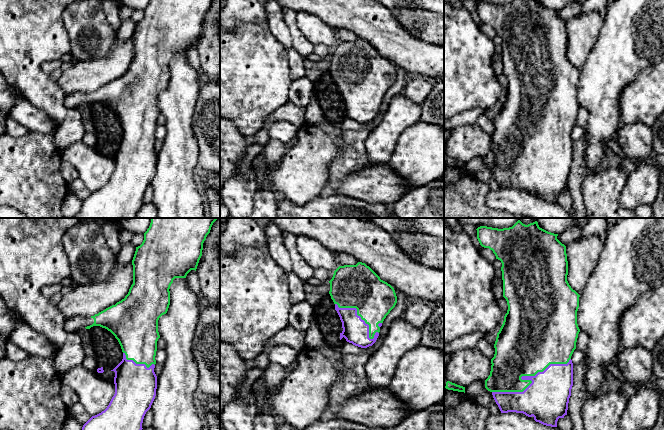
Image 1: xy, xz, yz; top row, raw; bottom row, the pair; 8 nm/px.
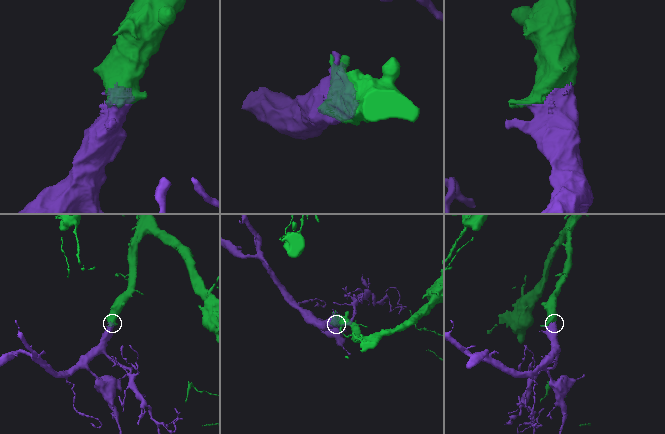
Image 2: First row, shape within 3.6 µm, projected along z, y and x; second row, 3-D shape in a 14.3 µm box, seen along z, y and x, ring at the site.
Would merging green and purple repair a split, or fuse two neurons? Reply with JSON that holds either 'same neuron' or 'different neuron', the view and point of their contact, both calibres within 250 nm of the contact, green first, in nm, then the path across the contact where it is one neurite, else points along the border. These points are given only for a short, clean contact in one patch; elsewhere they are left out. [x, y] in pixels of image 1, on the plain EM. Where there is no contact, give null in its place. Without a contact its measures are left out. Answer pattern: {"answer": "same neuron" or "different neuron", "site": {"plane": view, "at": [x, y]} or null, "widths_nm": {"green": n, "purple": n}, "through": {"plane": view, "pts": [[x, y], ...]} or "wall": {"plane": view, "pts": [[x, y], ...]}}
{"answer": "same neuron", "site": {"plane": "yz", "at": [520, 154]}, "widths_nm": {"green": 460, "purple": 320}}

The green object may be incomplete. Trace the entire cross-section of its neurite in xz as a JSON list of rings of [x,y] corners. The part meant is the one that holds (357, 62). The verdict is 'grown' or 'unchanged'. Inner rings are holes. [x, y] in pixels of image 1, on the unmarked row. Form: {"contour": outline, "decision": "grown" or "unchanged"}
{"contour": [[[362,38],[339,42],[329,59],[329,70],[342,98],[340,116],[344,113],[347,118],[361,124],[372,122],[379,112],[384,95],[397,79],[394,64]]], "decision": "grown"}

